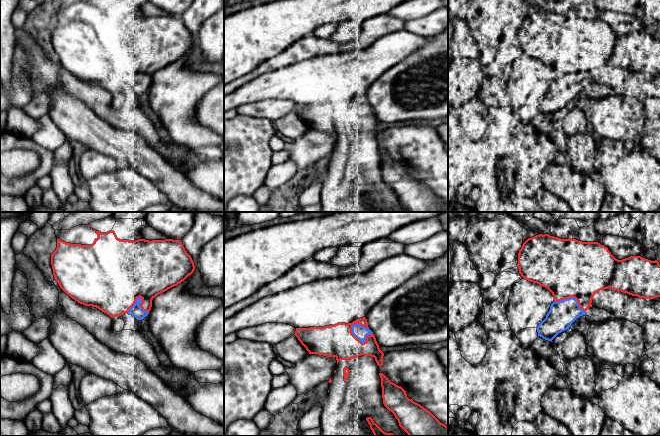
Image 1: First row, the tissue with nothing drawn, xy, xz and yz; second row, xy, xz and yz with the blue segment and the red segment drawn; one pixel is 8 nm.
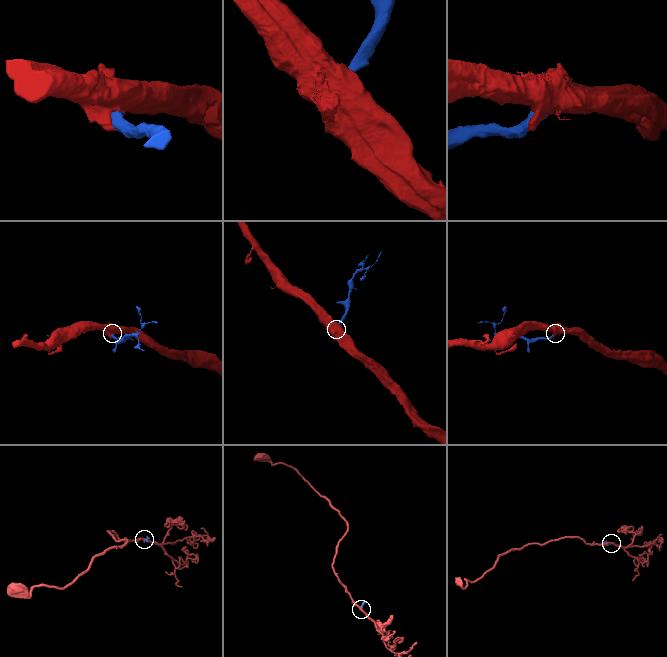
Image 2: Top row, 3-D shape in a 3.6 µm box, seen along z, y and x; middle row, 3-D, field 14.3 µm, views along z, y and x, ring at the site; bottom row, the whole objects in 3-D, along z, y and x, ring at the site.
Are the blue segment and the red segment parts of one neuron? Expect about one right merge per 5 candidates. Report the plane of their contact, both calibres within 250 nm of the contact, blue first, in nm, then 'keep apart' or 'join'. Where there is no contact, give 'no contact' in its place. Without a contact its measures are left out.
contact in xz; calibres 110 and 260 nm; keep apart

